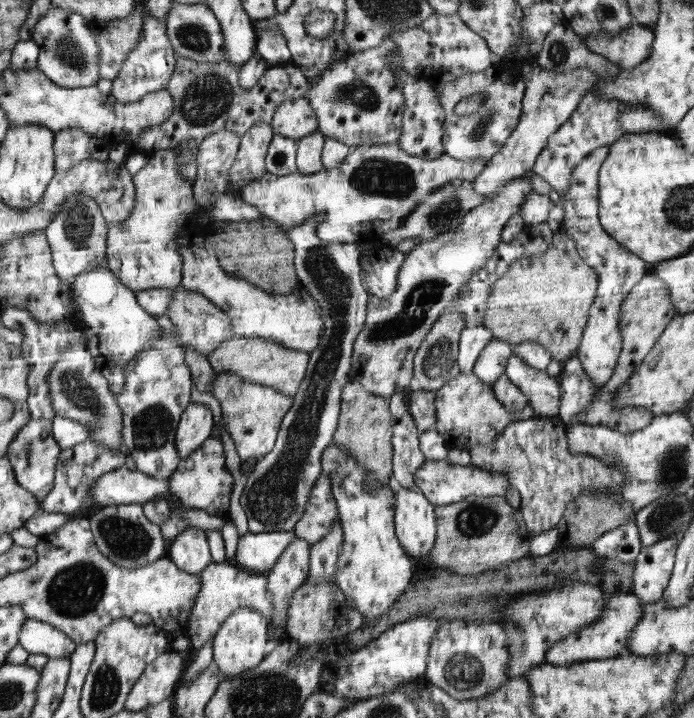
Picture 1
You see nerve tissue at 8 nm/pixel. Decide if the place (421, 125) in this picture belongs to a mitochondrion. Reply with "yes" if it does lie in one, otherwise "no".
no

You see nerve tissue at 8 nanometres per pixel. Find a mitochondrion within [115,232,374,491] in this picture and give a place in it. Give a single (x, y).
(152, 427)

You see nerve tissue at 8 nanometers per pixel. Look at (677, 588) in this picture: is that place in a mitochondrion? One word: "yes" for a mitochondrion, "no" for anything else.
no

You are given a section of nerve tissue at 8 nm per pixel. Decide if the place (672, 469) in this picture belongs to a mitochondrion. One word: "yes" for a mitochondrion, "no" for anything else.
yes

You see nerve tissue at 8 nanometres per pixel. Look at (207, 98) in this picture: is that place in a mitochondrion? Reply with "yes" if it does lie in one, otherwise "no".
yes

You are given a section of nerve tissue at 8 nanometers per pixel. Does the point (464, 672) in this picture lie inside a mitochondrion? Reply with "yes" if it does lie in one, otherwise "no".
yes

